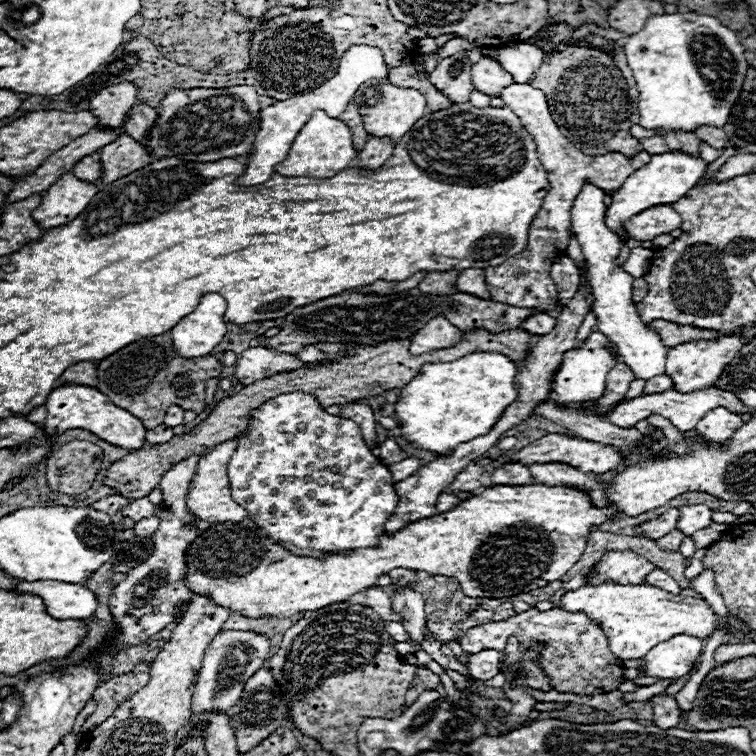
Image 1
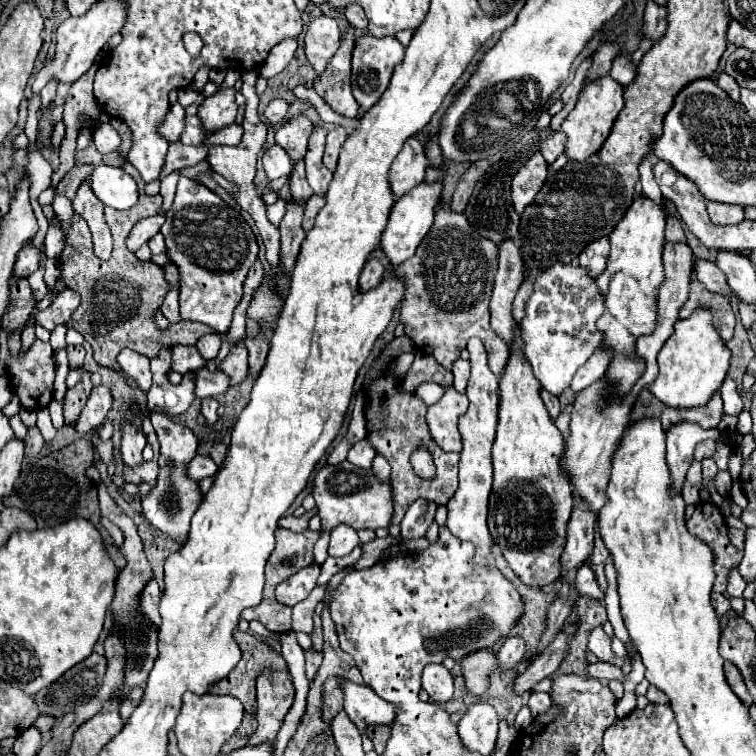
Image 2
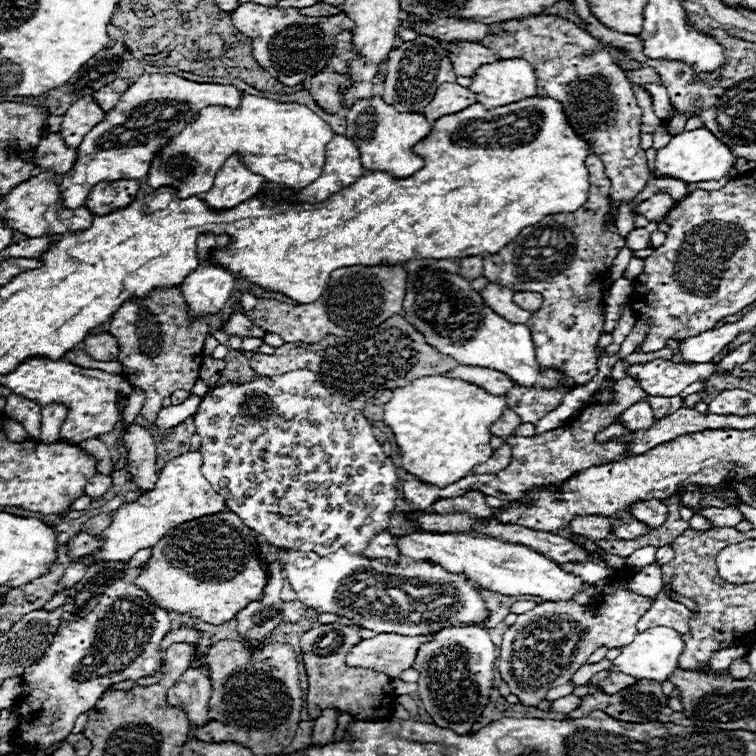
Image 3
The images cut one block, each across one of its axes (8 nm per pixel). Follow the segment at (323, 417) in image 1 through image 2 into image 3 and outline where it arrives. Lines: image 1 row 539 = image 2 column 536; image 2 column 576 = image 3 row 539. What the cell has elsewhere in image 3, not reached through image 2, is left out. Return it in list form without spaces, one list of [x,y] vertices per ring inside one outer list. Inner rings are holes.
[[[294,370],[288,374],[280,374],[280,376],[262,376],[262,378],[254,378],[250,382],[242,382],[242,384],[240,382],[216,384],[216,386],[208,388],[208,392],[200,398],[200,406],[192,418],[194,418],[196,434],[202,436],[202,444],[198,448],[204,458],[202,474],[208,478],[212,488],[222,494],[228,510],[238,514],[240,520],[248,528],[258,532],[266,542],[272,542],[274,546],[284,548],[284,550],[288,550],[288,548],[302,550],[302,552],[312,550],[316,554],[336,552],[338,548],[346,546],[348,552],[362,554],[372,536],[376,536],[382,530],[388,530],[388,522],[390,522],[392,510],[396,506],[396,488],[400,486],[400,478],[396,474],[398,470],[396,470],[394,462],[382,452],[380,442],[374,438],[372,424],[364,418],[362,410],[354,408],[352,400],[344,400],[342,396],[336,396],[336,394],[332,394],[332,390],[324,388],[322,382],[318,382],[310,370]]]

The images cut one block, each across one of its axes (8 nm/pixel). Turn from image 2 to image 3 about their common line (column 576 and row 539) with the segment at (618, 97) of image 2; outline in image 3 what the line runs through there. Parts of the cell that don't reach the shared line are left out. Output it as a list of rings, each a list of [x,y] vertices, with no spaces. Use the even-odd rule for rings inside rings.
[[[198,450],[186,452],[182,456],[172,458],[166,462],[166,466],[158,472],[158,480],[154,488],[132,502],[124,502],[118,510],[112,514],[112,524],[102,530],[102,546],[96,550],[96,562],[128,562],[138,550],[154,548],[160,538],[176,528],[182,522],[188,522],[192,518],[218,514],[224,510],[224,498],[212,490],[210,482],[202,474],[202,454]]]

